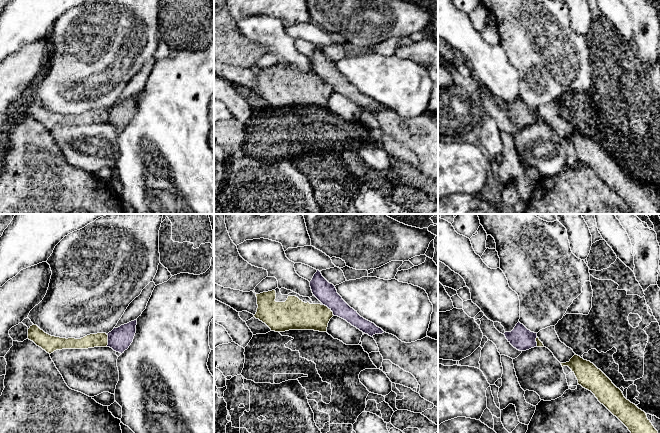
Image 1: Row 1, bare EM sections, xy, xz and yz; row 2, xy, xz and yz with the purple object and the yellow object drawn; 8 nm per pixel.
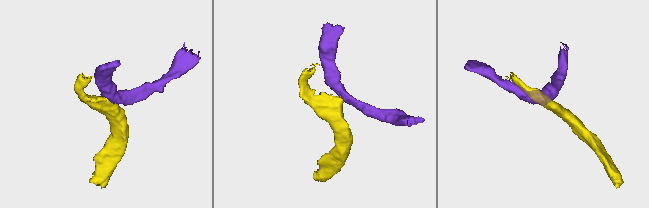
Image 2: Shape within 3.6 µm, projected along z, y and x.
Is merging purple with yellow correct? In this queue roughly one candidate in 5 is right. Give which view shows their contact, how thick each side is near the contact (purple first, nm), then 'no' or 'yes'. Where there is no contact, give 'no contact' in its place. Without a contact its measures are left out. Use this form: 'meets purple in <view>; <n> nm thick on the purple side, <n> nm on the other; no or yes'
meets purple in xz; 170 nm thick on the purple side, 220 nm on the other; no

